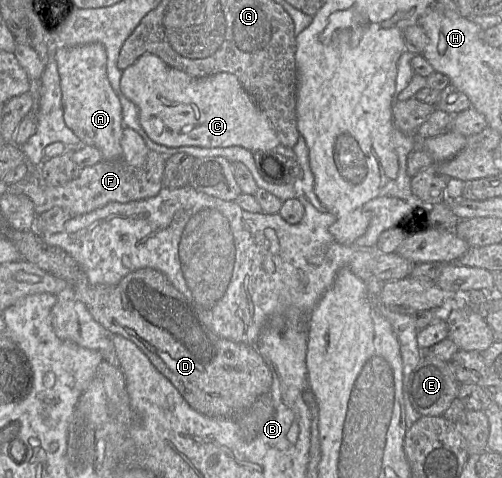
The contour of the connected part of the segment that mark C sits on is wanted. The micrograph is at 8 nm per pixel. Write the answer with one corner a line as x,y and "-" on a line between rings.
145,53
122,71
122,93
139,111
139,123
154,142
168,147
240,146
249,151
273,150
280,140
265,113
233,74
193,77

